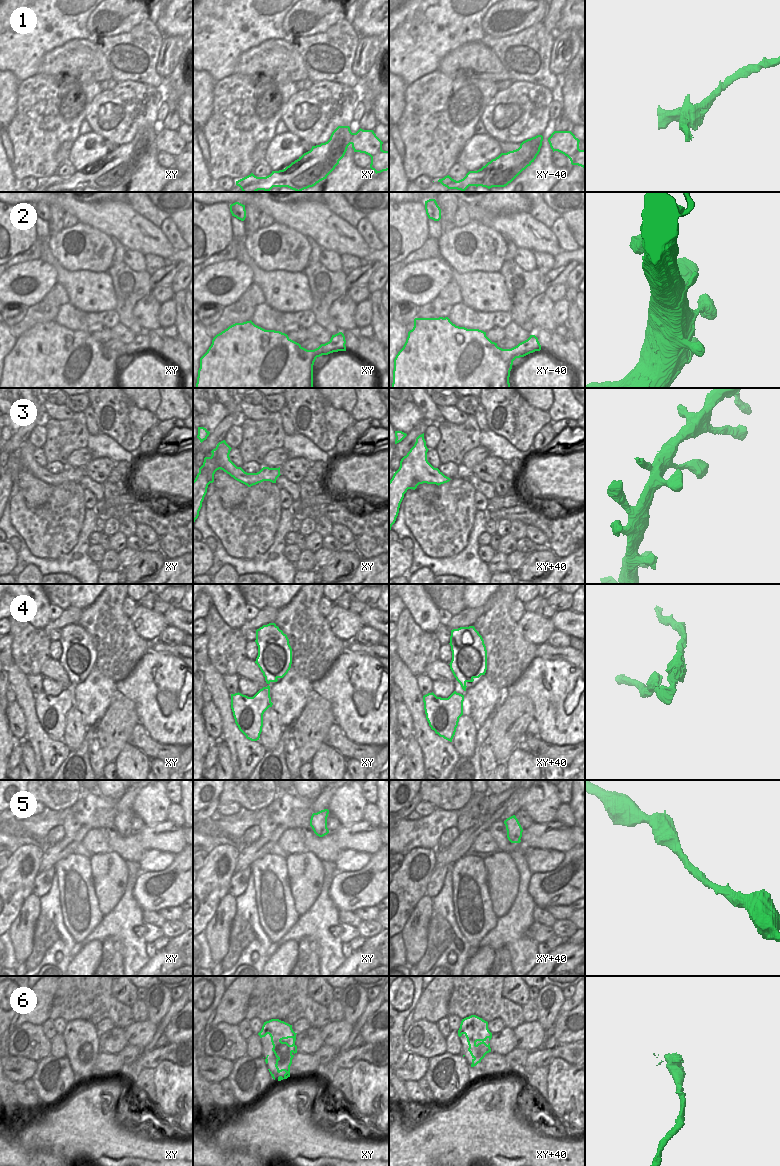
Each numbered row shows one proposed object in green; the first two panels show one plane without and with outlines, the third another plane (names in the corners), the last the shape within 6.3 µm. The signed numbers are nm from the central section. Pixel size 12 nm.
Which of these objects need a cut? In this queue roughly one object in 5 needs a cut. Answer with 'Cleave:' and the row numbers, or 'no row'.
Cleave: 1, 4

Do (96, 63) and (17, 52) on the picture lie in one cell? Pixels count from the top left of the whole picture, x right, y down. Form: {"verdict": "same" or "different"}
{"verdict": "different"}

